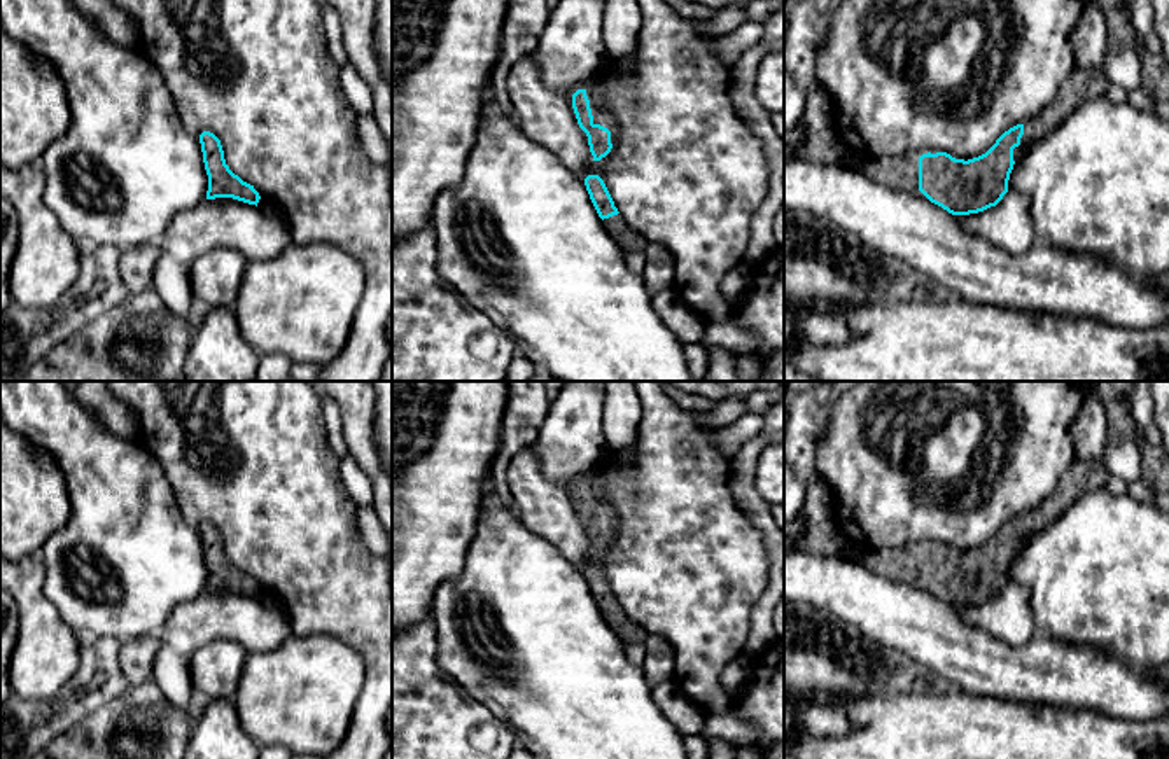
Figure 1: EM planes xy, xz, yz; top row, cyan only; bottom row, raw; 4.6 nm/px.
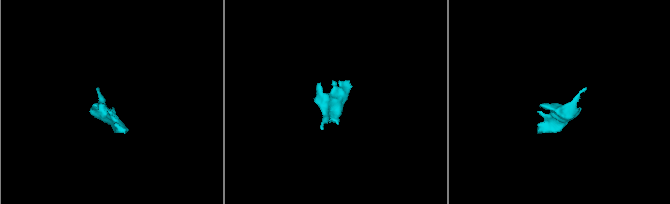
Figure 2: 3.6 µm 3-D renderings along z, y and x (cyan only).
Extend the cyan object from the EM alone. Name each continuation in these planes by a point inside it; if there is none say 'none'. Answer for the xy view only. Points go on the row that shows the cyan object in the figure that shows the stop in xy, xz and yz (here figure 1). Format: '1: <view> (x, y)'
none

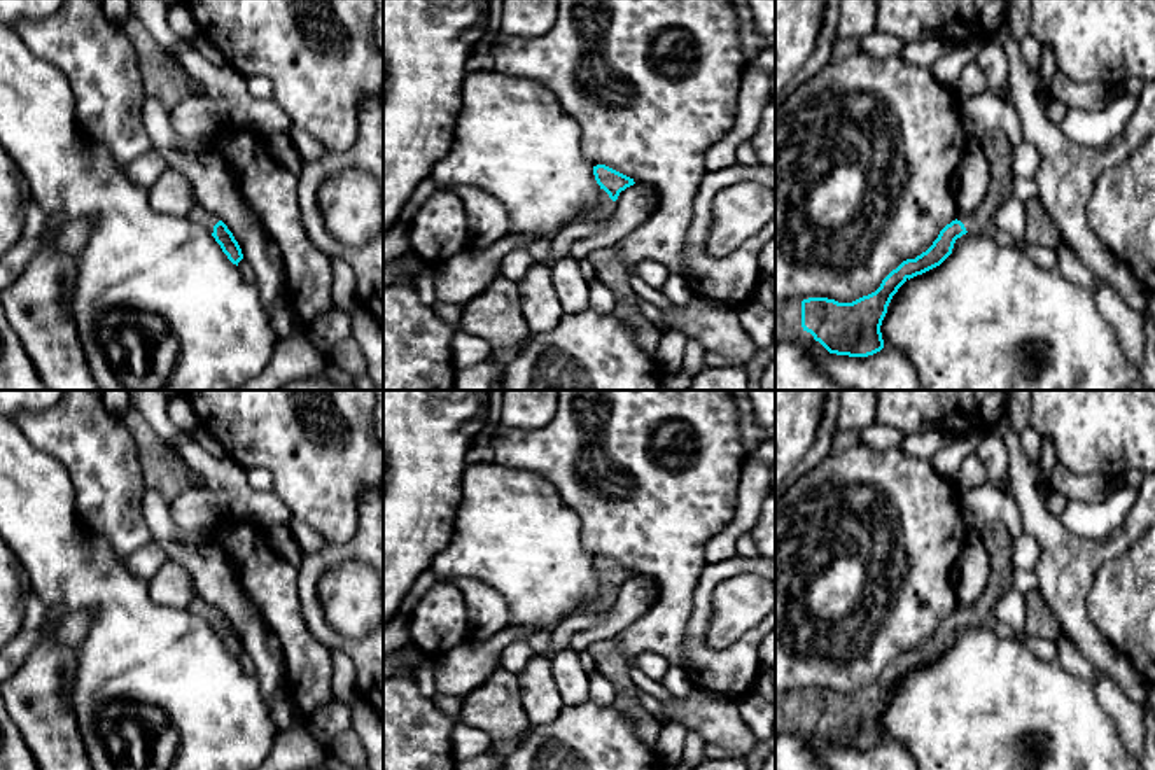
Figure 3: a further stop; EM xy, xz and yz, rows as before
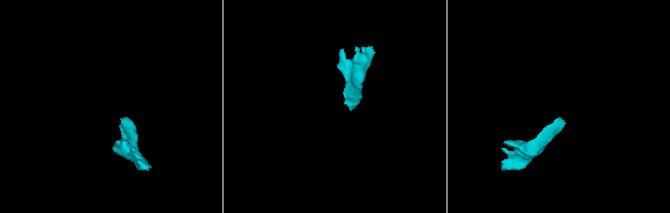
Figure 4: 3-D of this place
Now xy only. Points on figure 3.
1: xy (200, 214)

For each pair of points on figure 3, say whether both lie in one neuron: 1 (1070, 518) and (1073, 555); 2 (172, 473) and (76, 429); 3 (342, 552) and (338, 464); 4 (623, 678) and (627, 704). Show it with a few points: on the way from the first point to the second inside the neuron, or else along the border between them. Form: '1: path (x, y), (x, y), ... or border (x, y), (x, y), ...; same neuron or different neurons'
1: border (1057, 518), (1082, 538), (1105, 538), (1112, 532); different neurons
2: border (123, 420), (133, 438), (146, 487); different neurons
3: border (357, 504), (357, 532), (347, 541), (326, 543); different neurons
4: path (625, 685), (627, 697); same neuron

